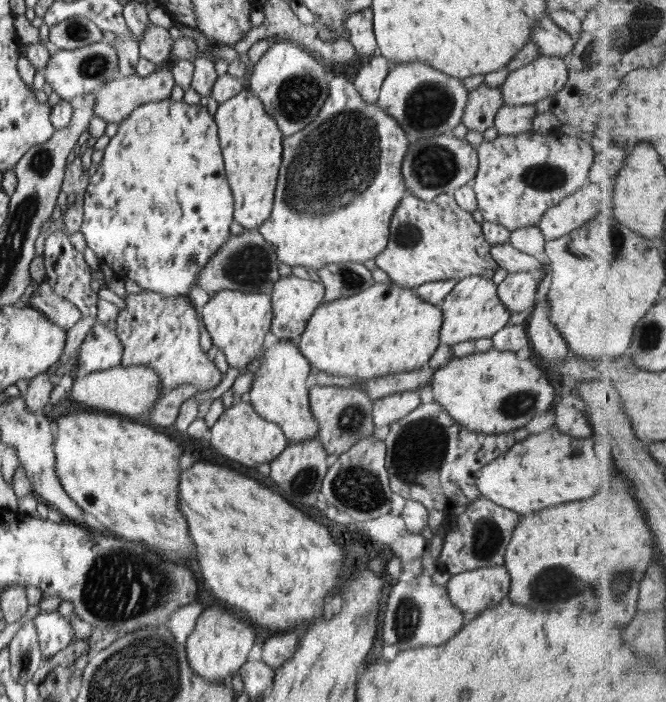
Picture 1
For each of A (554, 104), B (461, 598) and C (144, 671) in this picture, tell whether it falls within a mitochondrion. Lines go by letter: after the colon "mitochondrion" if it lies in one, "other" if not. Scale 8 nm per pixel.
A: other
B: other
C: mitochondrion

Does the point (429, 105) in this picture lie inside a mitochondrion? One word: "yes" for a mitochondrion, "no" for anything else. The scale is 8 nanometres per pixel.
yes

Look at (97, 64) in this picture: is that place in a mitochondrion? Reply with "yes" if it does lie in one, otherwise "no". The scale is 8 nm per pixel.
yes

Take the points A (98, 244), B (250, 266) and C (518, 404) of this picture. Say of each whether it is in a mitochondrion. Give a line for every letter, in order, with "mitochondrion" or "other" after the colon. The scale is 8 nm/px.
A: other
B: mitochondrion
C: mitochondrion

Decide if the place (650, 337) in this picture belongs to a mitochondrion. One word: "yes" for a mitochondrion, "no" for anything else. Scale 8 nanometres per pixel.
yes

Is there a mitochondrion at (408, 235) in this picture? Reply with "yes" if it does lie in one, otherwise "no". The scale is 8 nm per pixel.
yes

